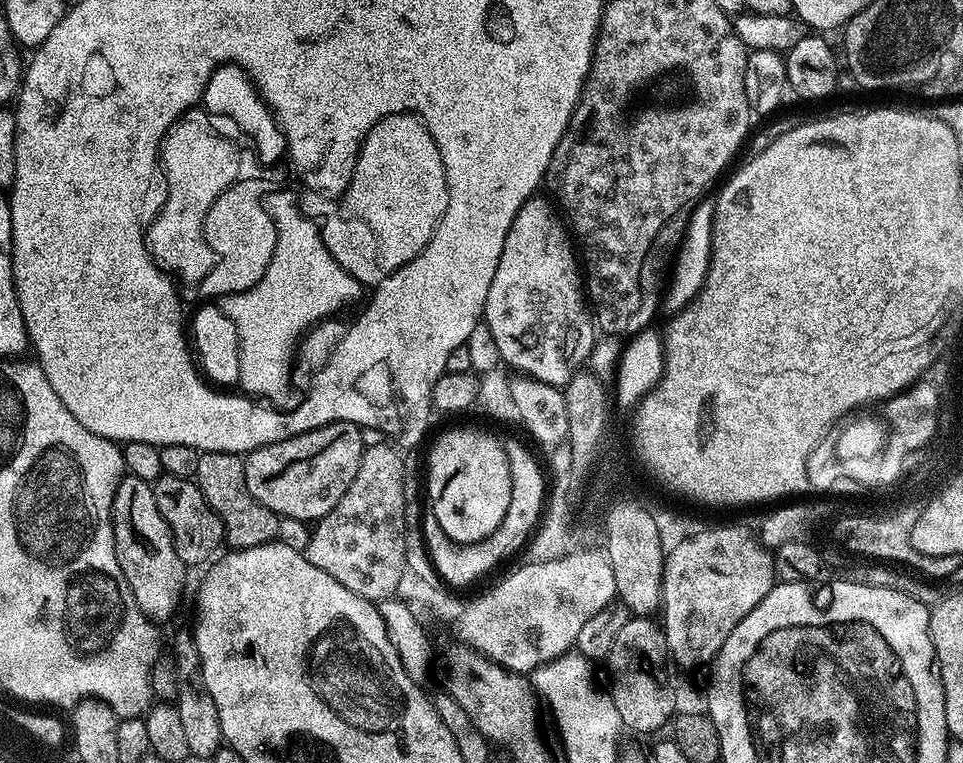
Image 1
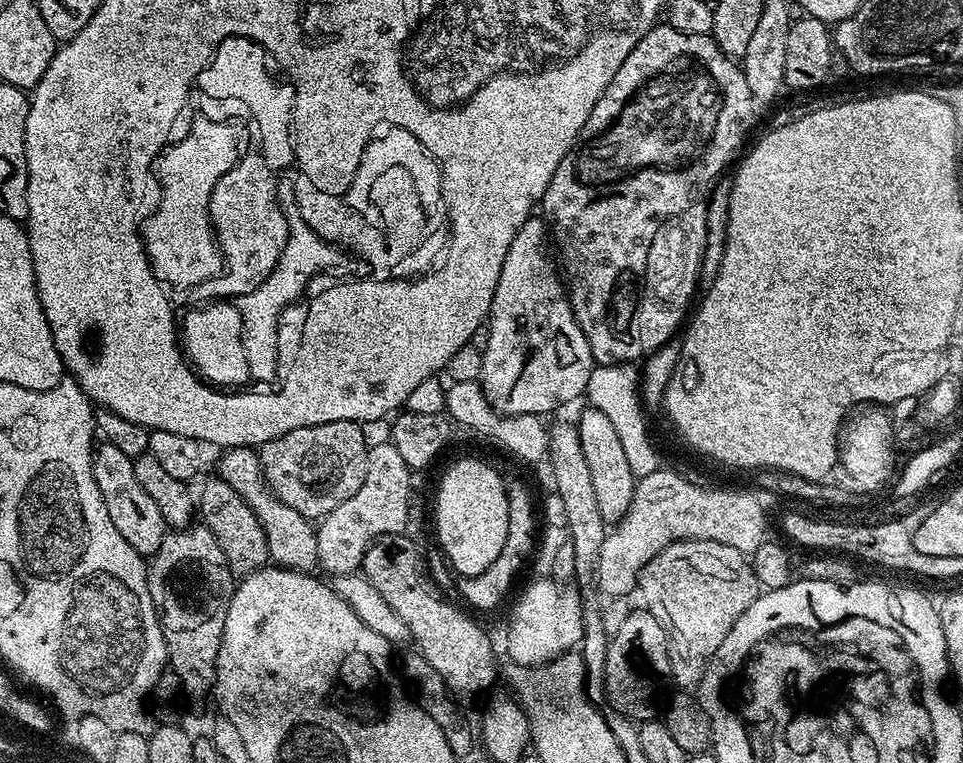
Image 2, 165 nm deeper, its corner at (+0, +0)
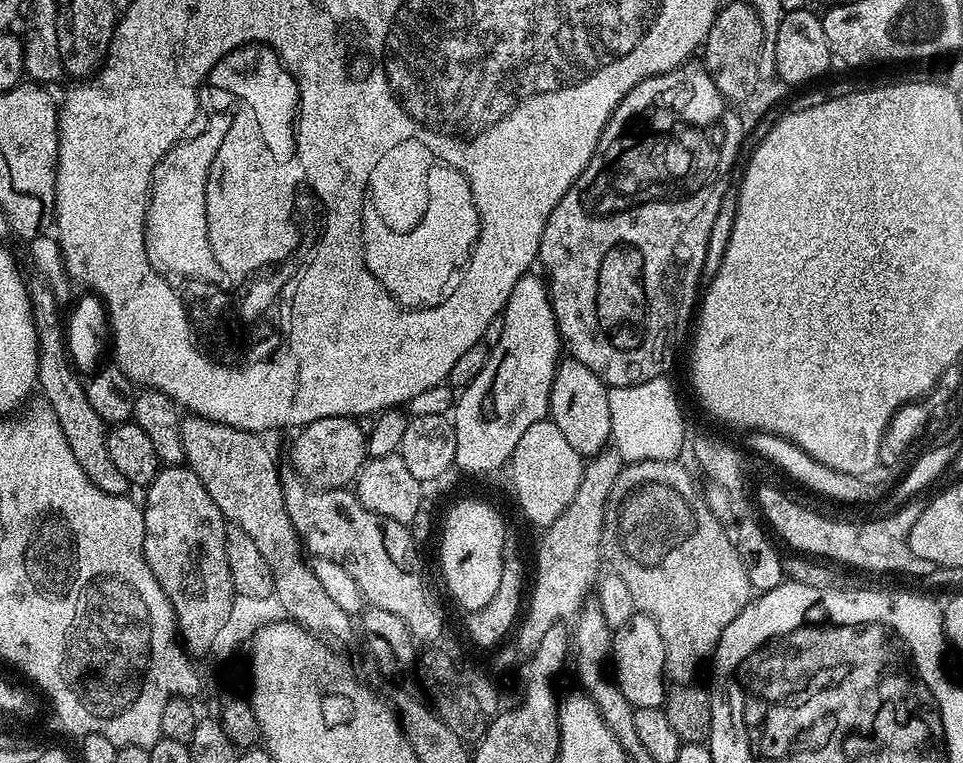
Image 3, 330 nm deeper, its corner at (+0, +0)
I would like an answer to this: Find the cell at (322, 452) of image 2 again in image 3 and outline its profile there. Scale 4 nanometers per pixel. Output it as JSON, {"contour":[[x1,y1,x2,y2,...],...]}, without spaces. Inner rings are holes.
{"contour":[[331,416,305,424,292,440,291,471,316,490,351,485,366,463,366,436,353,417]]}

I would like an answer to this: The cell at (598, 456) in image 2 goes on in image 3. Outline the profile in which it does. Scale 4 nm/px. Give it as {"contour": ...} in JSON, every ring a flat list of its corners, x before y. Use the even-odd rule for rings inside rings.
{"contour":[[564,358,557,364,556,377,552,383,550,402,548,403,550,419,553,424,558,426,558,430,562,430,562,438,566,438,566,442,570,442,570,446,574,446,574,450,582,458,596,456,604,448,609,447,612,439,612,432,608,391,608,385,604,384,594,374,594,370,582,366,582,362,578,362,571,358]]}

